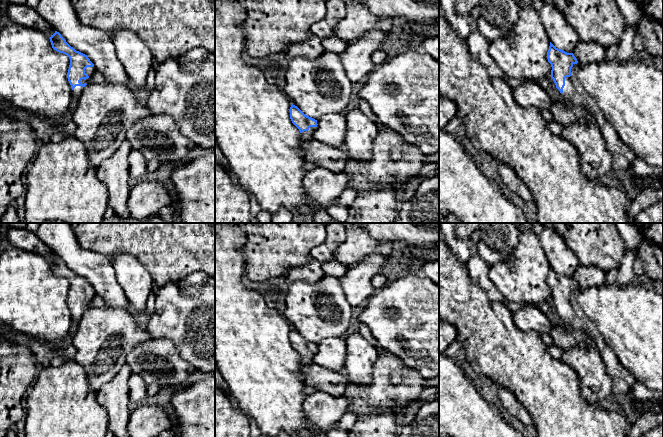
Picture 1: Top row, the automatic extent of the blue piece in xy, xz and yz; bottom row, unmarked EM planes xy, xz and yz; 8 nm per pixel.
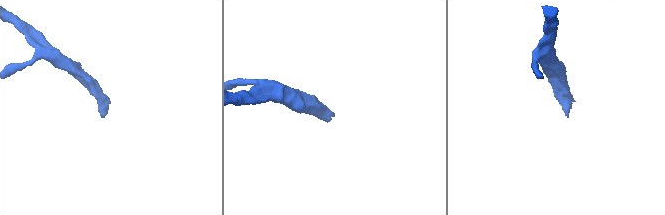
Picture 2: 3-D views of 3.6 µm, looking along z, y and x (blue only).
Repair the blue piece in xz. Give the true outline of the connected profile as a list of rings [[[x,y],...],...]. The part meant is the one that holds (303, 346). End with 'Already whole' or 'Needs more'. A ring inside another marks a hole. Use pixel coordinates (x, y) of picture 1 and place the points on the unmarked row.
[[[291,329],[290,343],[292,347],[299,353],[302,364],[313,364],[313,357],[317,353],[317,344],[305,339],[297,330]]]. Needs more

